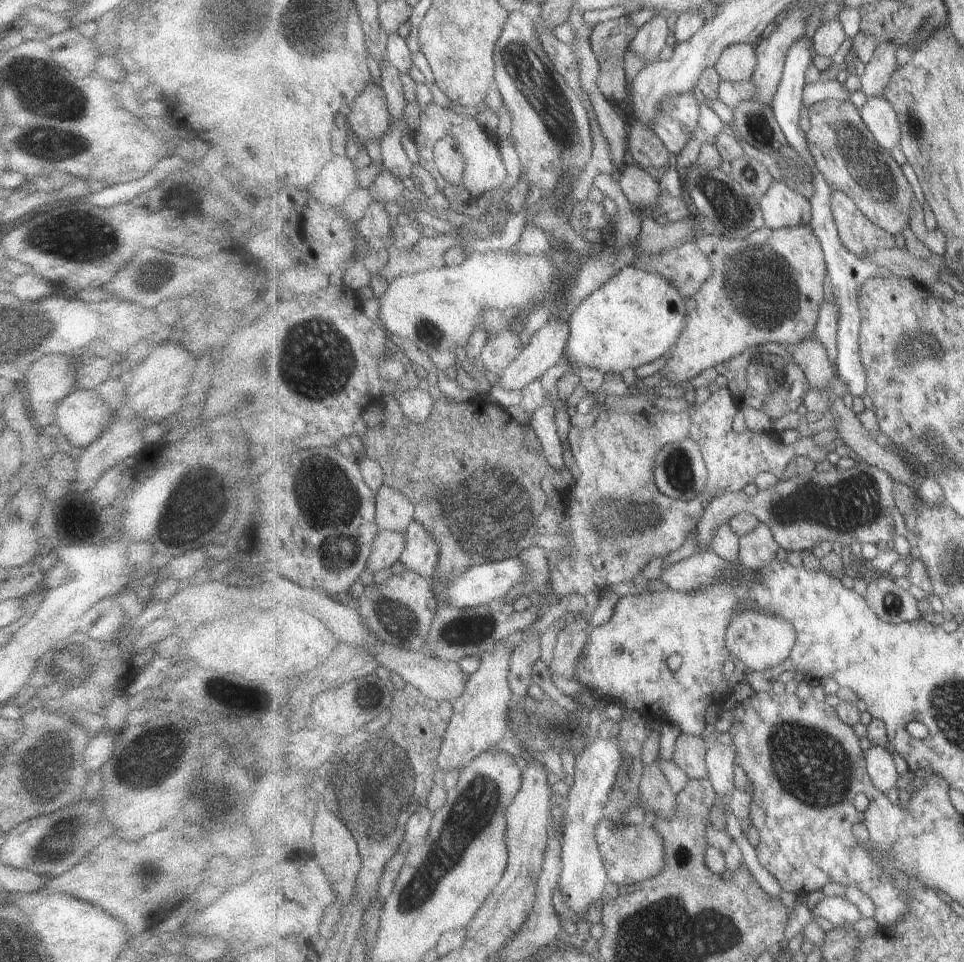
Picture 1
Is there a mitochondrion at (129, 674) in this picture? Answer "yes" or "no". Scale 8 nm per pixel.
no

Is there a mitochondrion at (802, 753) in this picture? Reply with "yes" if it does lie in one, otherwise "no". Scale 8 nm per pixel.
yes

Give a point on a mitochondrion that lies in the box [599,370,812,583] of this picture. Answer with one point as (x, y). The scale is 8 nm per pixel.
(622, 514)

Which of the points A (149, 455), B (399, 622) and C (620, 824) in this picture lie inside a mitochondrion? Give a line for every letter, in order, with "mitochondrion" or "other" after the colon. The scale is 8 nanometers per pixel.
A: other
B: mitochondrion
C: other

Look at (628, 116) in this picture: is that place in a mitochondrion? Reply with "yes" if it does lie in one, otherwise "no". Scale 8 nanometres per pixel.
no

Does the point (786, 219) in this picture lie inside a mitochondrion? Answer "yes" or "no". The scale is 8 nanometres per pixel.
no

